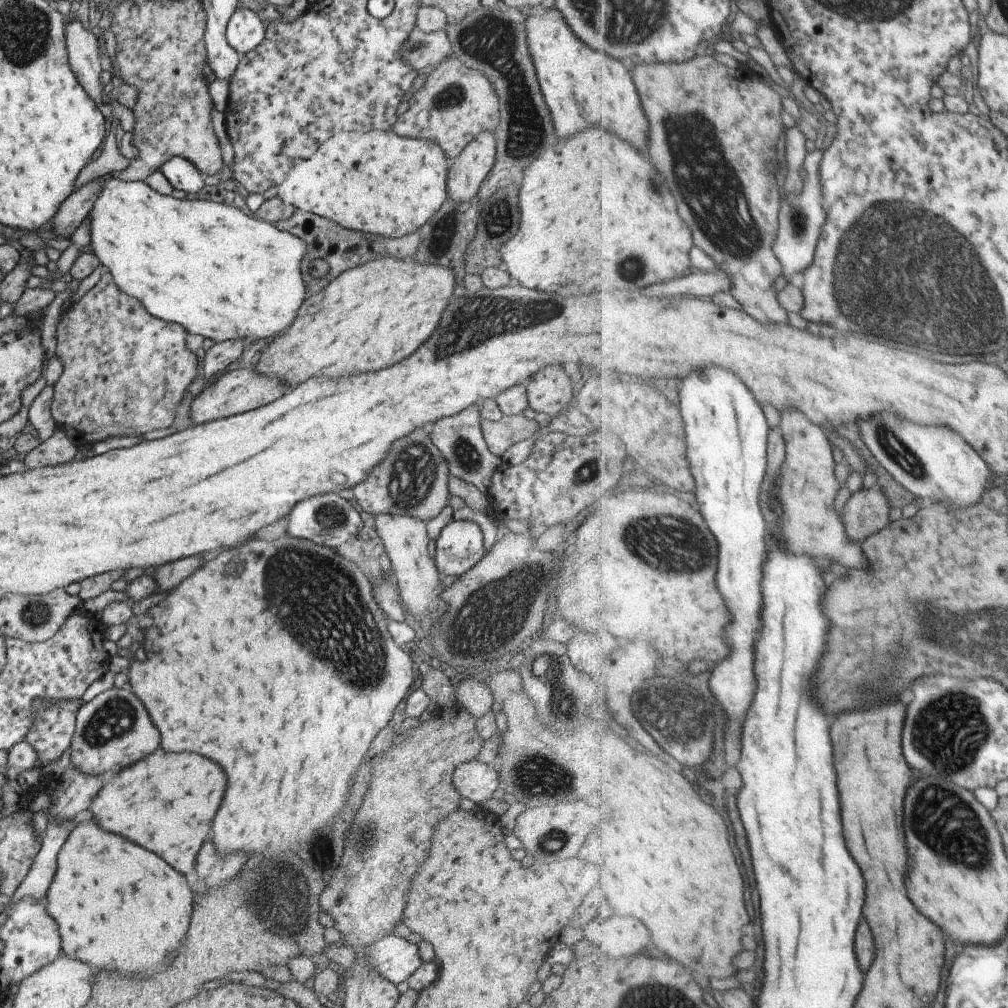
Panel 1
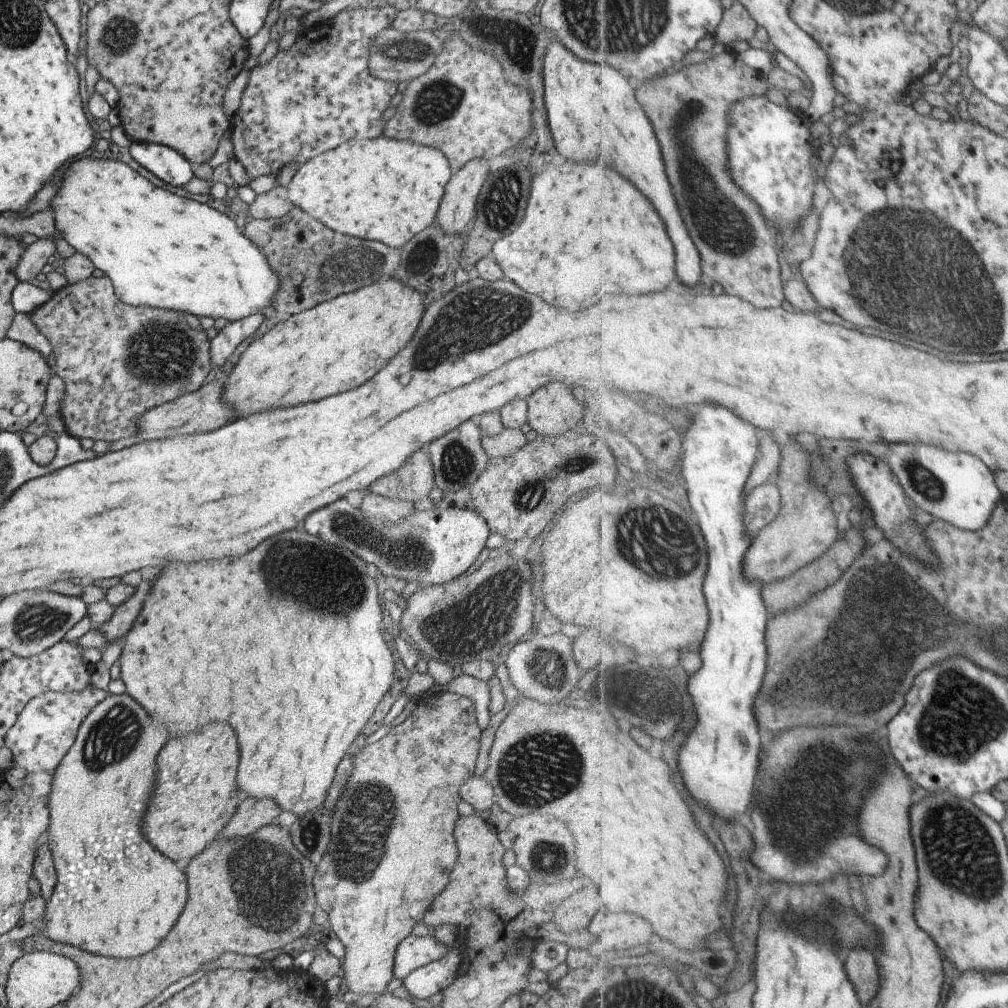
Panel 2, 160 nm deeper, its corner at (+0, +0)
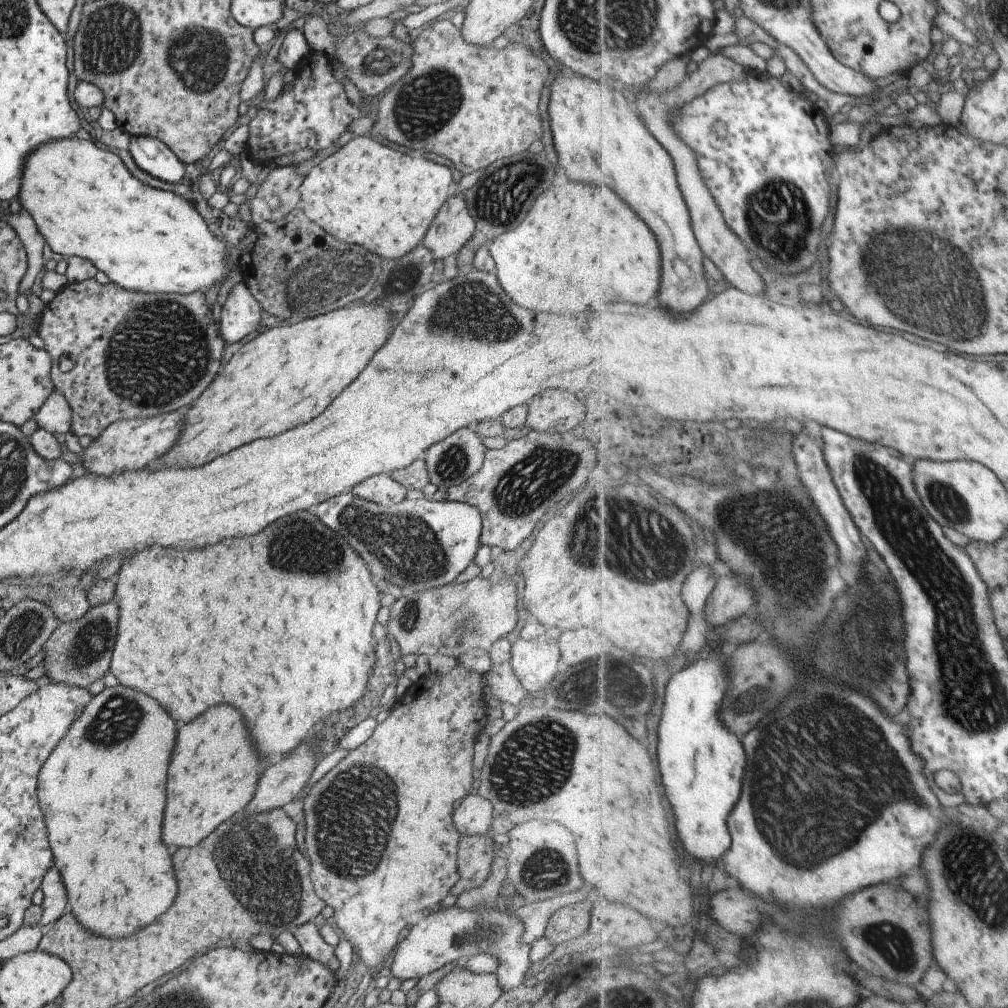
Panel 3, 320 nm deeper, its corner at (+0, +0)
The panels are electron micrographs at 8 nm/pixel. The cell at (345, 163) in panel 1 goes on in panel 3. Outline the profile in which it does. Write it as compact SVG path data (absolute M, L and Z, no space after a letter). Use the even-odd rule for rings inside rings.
M367 135L348 136L346 143L335 153L305 174L298 188L298 208L335 241L361 247L388 263L403 257L421 242L437 211L451 196L452 185L449 166L411 158L409 154L392 150Z

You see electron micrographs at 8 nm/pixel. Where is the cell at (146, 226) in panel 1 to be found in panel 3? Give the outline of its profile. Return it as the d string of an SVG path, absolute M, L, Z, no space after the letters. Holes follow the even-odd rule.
M67 137L55 139L53 142L45 142L41 146L37 146L31 154L29 154L29 164L27 158L23 162L21 168L21 188L17 194L17 200L21 204L21 208L31 216L33 224L35 224L39 234L45 242L47 251L56 252L59 256L70 257L78 256L89 260L96 270L101 270L107 276L111 283L121 288L135 291L136 293L192 293L193 291L206 292L206 290L215 284L215 282L223 282L224 278L237 266L227 268L225 255L229 251L223 241L218 239L206 225L206 222L200 217L200 214L184 199L179 198L171 191L162 191L151 188L142 182L139 182L132 174L127 172L121 160L116 154L109 150L101 150L94 143L77 137Z

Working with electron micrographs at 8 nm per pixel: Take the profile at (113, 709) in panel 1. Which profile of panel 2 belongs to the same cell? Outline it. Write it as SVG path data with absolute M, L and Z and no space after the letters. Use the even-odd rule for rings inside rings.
M125 692L121 693L121 696L107 695L101 704L97 704L93 710L89 711L84 721L79 725L76 737L67 754L59 760L52 770L50 789L46 794L46 809L48 810L46 836L56 872L56 881L50 899L44 907L44 915L41 920L42 928L38 933L40 936L45 935L51 940L81 948L81 950L87 950L93 954L103 954L103 956L113 956L113 958L133 958L133 956L141 956L141 954L149 952L151 948L155 948L161 942L161 938L169 932L169 928L173 926L175 918L179 916L179 912L185 904L185 896L187 896L185 894L185 876L177 870L177 866L169 858L165 858L163 854L153 850L141 834L143 810L145 810L145 804L147 804L151 788L153 788L155 756L163 748L165 742L167 742L167 734L163 736L163 730L151 720L149 714L145 720L145 710L135 700L131 700Z

